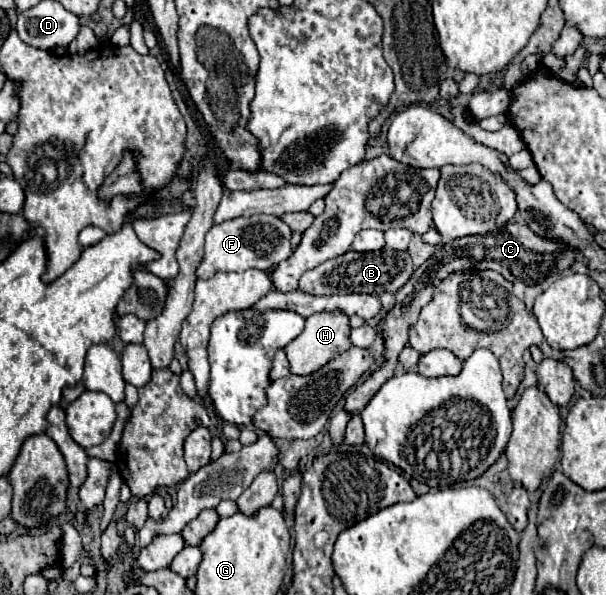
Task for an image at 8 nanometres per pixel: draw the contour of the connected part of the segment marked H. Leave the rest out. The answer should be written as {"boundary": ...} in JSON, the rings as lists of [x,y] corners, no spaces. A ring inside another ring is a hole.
{"boundary":[[[341,310],[311,314],[311,318],[305,320],[305,330],[289,346],[285,346],[289,364],[291,364],[291,374],[301,374],[301,376],[311,374],[311,372],[319,370],[321,366],[325,366],[337,354],[345,352],[351,346],[349,332],[351,332],[349,316],[343,314]]]}

